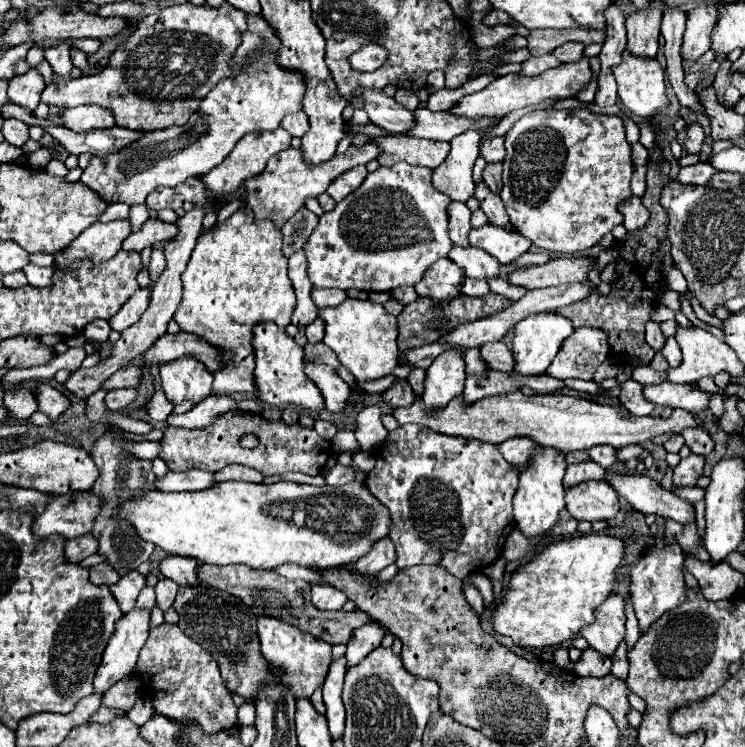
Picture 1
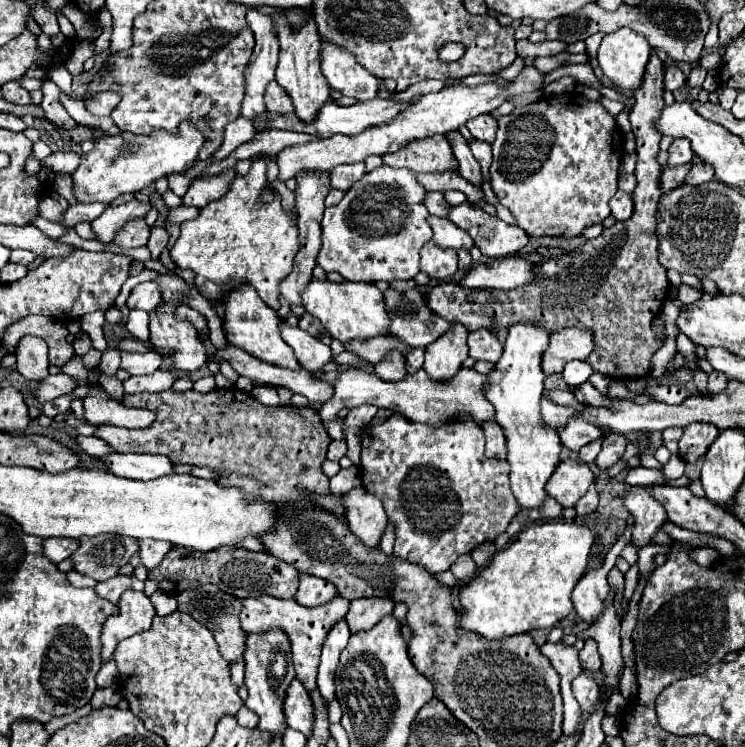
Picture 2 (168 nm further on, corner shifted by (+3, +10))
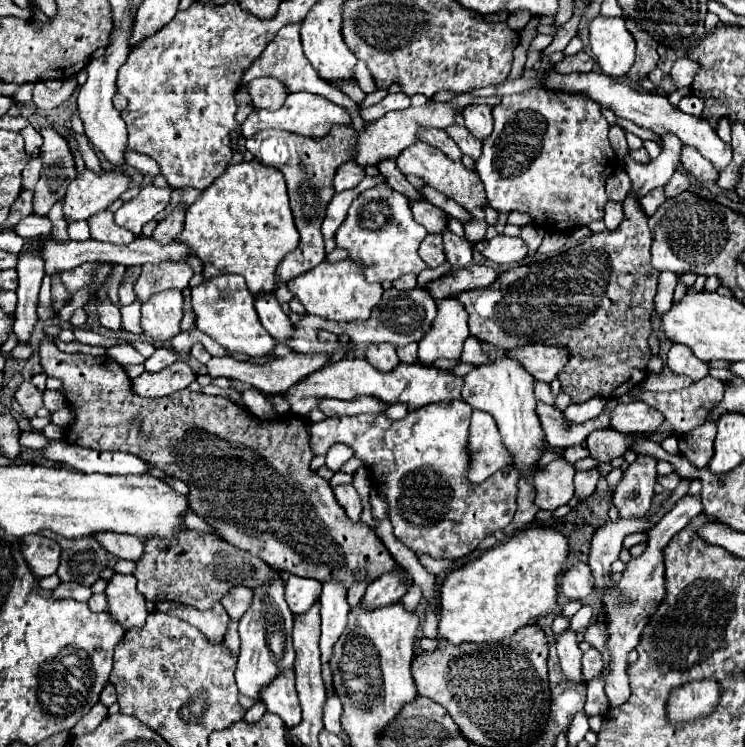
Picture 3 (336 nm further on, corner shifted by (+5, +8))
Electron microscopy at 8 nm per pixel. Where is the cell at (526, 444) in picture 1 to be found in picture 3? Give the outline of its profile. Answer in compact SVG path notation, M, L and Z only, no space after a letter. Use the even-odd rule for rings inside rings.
M482 410L472 412L468 446L472 454L472 466L468 472L470 482L480 484L486 476L492 476L496 470L510 464L510 456L500 442L494 418Z

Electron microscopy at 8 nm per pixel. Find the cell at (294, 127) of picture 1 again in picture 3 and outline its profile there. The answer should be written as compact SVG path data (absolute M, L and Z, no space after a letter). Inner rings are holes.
M274 78L252 80L248 86L248 92L252 96L254 108L260 108L260 110L278 110L288 96L284 84Z

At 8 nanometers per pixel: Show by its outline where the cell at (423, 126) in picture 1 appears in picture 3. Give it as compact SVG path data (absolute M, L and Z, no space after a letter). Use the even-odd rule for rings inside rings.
M294 92L286 98L286 102L280 110L270 112L270 110L254 108L248 114L246 122L242 124L242 136L250 138L260 130L276 128L276 130L286 130L286 132L294 132L294 134L300 134L306 138L320 140L322 136L330 134L330 128L336 128L336 126L352 126L352 116L350 116L350 112L346 112L346 108L338 108L336 104L330 104L330 100L326 100L322 96L314 96L310 92Z

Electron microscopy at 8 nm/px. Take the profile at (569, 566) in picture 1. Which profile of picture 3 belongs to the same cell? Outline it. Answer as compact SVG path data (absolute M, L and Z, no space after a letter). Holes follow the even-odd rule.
M526 528L510 540L482 552L476 560L450 572L440 586L440 638L450 644L510 638L518 628L548 616L558 604L558 578L570 542L554 528Z

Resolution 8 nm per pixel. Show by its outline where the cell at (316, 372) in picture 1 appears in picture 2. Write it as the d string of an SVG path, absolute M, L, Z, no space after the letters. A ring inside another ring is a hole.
M282 320L280 322L280 334L282 334L282 340L294 350L300 366L306 368L308 372L318 374L320 368L330 362L330 356L332 356L330 346L312 338L302 328L290 326L286 320Z

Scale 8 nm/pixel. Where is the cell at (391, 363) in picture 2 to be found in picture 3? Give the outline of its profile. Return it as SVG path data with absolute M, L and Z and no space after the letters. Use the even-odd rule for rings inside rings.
M370 344L366 350L366 360L380 372L392 372L400 364L396 348L390 344Z

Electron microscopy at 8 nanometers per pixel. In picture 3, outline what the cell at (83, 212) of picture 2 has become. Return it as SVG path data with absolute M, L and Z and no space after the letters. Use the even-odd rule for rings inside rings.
M26 216L20 220L14 228L14 232L22 238L34 238L34 236L50 236L52 222L48 216Z

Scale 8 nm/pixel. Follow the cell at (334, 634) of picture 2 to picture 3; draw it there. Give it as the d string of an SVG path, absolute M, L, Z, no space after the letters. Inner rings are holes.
M338 582L322 584L320 596L320 616L322 616L322 634L320 634L320 652L322 664L330 662L334 642L346 630L350 606L346 604L346 588Z

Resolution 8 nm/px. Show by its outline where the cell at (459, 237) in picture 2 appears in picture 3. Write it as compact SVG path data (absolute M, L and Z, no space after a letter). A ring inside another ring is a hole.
M412 202L412 214L414 220L422 224L428 232L444 234L444 230L448 228L448 216L430 202Z

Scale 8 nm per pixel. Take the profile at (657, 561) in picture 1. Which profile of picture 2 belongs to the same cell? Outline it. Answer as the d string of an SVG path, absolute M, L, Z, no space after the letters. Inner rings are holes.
M632 486L624 494L624 506L632 516L632 542L636 548L650 544L650 538L668 520L664 506L652 498L648 486Z

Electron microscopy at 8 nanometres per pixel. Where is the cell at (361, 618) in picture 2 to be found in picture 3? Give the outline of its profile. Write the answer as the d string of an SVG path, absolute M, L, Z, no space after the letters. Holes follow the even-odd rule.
M404 568L384 574L366 588L362 606L364 608L384 608L384 606L394 604L406 594L406 590L408 590L406 584L410 584L410 582L412 582L412 578L406 574Z

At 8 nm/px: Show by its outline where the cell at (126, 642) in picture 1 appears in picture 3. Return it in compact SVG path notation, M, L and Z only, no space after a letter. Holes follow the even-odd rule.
M116 574L112 580L108 580L106 596L108 596L108 612L116 616L116 620L124 626L124 630L142 628L146 624L148 618L146 600L138 592L134 576Z

